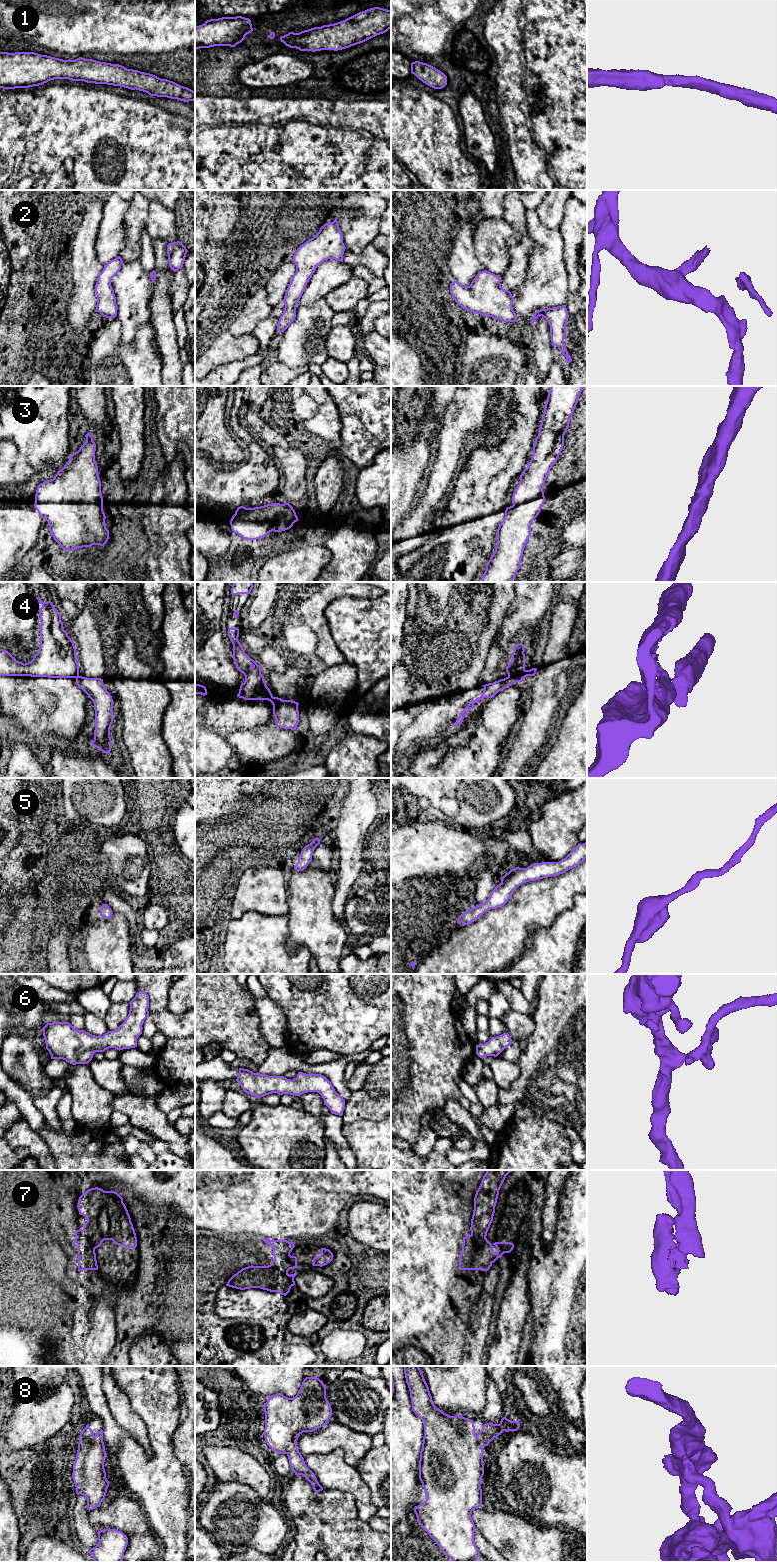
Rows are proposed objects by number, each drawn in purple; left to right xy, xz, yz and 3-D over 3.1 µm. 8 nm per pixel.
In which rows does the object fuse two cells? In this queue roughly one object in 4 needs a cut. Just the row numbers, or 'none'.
4, 7

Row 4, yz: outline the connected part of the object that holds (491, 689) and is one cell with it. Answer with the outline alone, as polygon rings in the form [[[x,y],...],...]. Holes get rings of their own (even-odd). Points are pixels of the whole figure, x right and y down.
[[[532,668],[530,670],[524,670],[521,673],[514,674],[512,676],[508,676],[504,679],[500,679],[498,681],[495,681],[493,683],[488,683],[485,685],[482,685],[484,687],[484,692],[481,694],[480,697],[477,697],[475,700],[472,700],[466,708],[460,713],[460,716],[454,723],[454,726],[460,724],[464,717],[468,714],[468,712],[475,708],[474,704],[479,703],[481,699],[484,698],[493,698],[499,691],[511,686],[513,683],[516,682],[522,682],[522,680],[527,676],[535,676],[537,671],[537,668]]]

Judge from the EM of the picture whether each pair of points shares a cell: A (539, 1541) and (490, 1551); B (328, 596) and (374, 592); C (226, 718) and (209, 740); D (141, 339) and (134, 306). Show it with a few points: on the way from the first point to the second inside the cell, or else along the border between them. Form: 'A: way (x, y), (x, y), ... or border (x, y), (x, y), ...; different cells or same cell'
A: border (481, 1533), (499, 1551); different cells
B: way (339, 592), (363, 592); same cell
C: border (205, 727), (213, 730), (221, 737); different cells
D: border (149, 323), (140, 328), (131, 342), (121, 341); different cells

